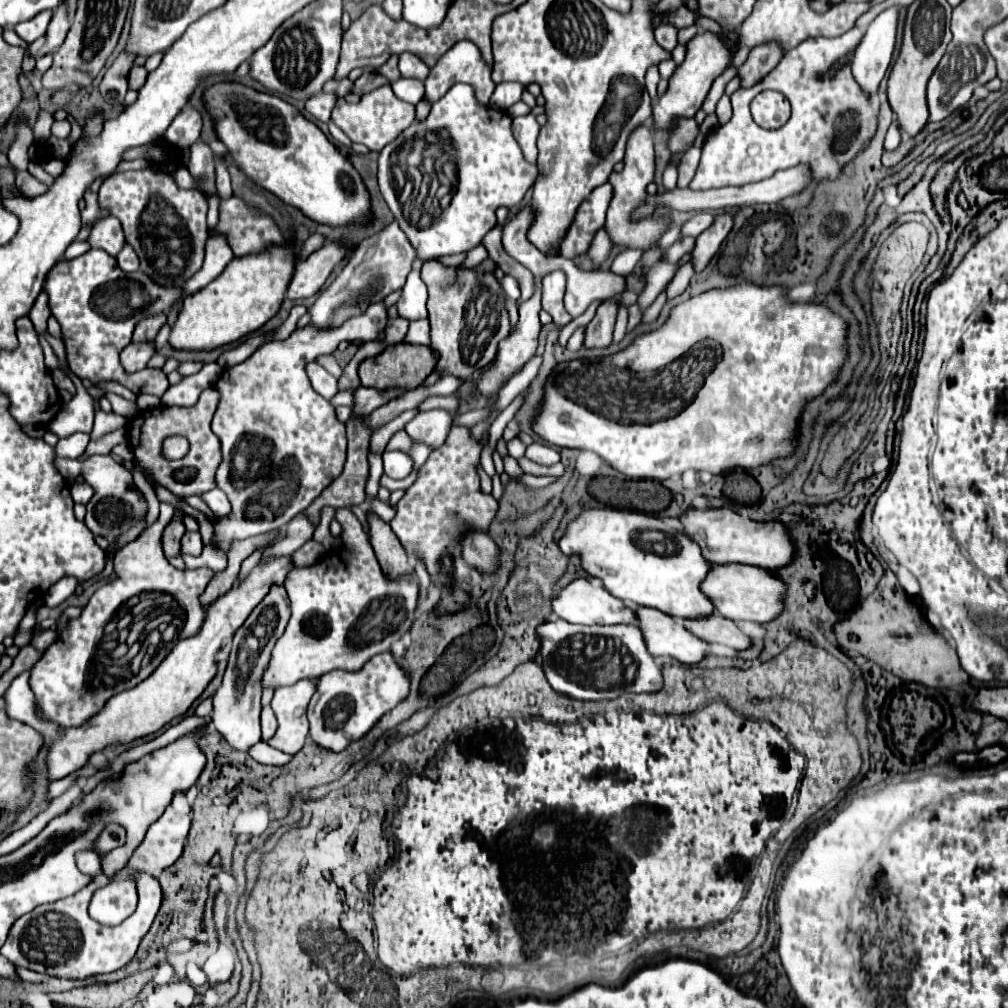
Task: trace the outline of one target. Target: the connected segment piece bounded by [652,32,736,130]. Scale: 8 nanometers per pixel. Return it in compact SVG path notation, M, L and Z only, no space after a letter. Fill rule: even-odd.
M712 32L696 34L686 44L686 48L688 48L686 60L676 68L674 76L670 78L668 92L664 96L660 96L660 100L652 106L654 126L660 128L660 130L668 130L672 126L672 118L676 118L676 116L692 118L700 110L700 106L702 106L702 102L704 102L704 98L706 98L712 82L730 66L732 58L736 54L732 48L726 46L726 42L724 42L722 36L712 34Z

